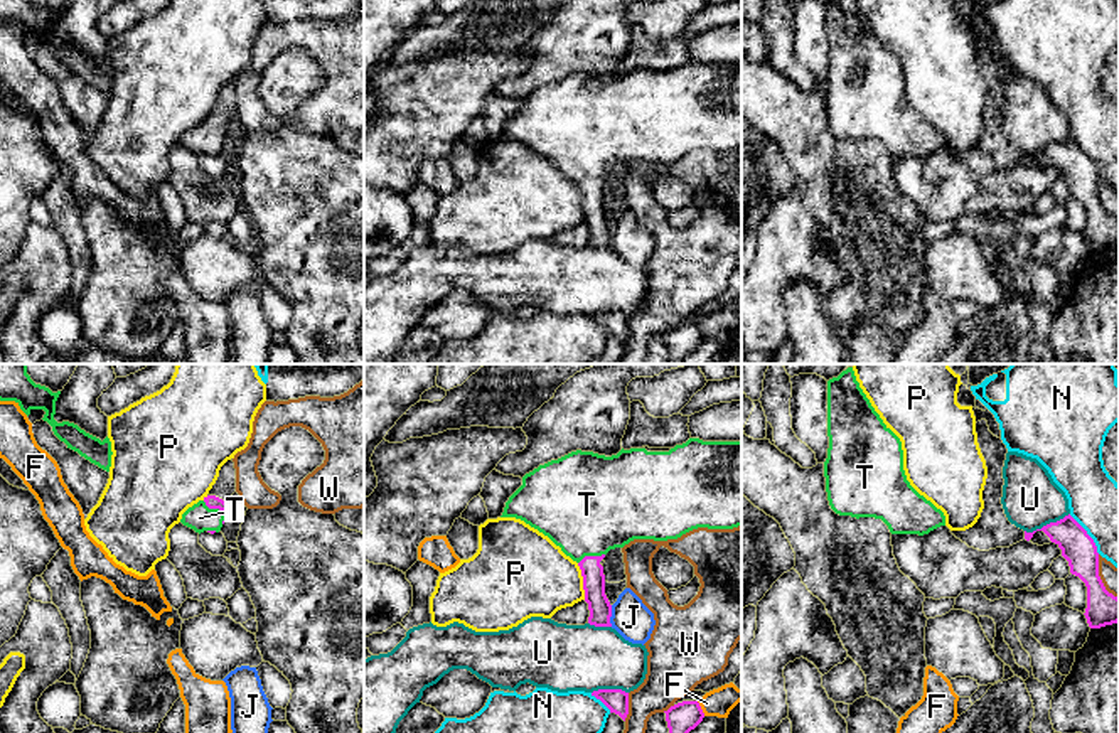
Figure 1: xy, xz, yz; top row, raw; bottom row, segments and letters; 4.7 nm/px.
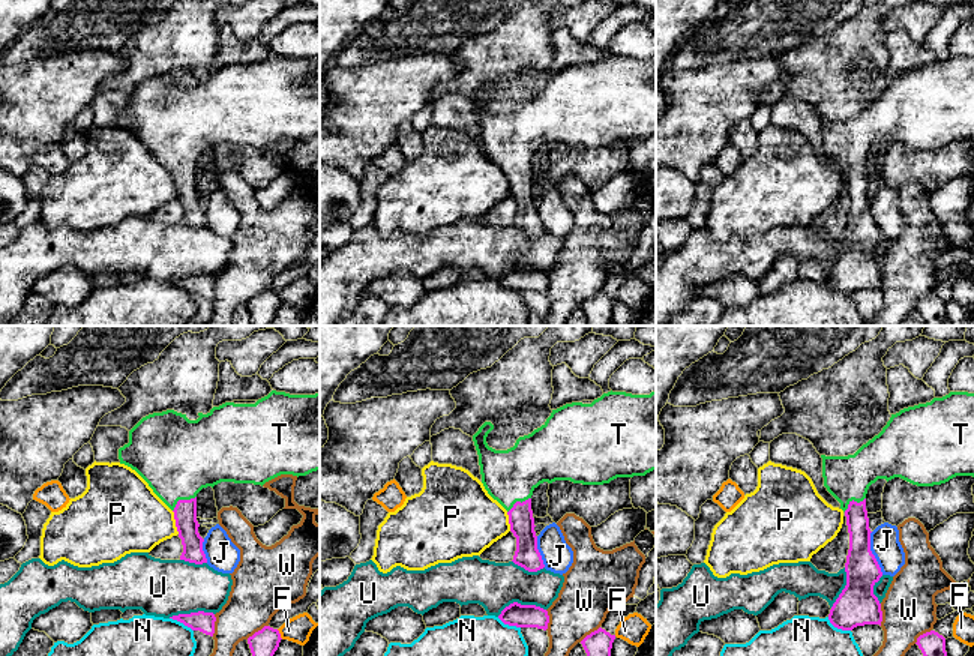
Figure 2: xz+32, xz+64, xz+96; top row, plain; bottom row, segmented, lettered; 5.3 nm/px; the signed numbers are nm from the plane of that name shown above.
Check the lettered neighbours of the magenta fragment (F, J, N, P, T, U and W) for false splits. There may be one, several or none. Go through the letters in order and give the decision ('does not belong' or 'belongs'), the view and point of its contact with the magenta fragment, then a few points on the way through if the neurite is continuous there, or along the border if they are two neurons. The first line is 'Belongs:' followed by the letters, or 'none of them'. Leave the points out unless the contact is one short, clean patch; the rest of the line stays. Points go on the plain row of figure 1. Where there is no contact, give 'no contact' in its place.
Belongs: T
F: does not belong; meets magenta in xz at (700, 331); border along xz (696, 324), (705, 337)
J: does not belong; meets magenta in xz at (610, 238); border along xz (612, 228), (610, 248)
N: does not belong; meets magenta in yz at (1087, 157)
P: does not belong; meets magenta in xz at (583, 204); border along xz (577, 186), (582, 196), (585, 221)
T: belongs; meets magenta in xz at (590, 179); runs through xz (594, 203), (590, 179), (587, 167), (587, 127)
U: does not belong; meets magenta in yz at (1047, 147)
W: does not belong; meets magenta in xz at (627, 329)

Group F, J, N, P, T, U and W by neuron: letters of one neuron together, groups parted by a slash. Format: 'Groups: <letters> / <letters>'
Groups: F / J / N / P / T / U / W

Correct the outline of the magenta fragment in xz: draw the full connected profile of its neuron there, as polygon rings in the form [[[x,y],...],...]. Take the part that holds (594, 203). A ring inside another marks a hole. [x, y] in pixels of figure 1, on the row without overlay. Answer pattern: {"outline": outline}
{"outline": [[[689,61],[674,71],[622,71],[612,79],[576,72],[526,96],[501,140],[524,143],[576,184],[590,233],[588,246],[612,249],[600,187],[610,172],[634,162],[677,162],[698,150],[742,148],[742,64]]]}

